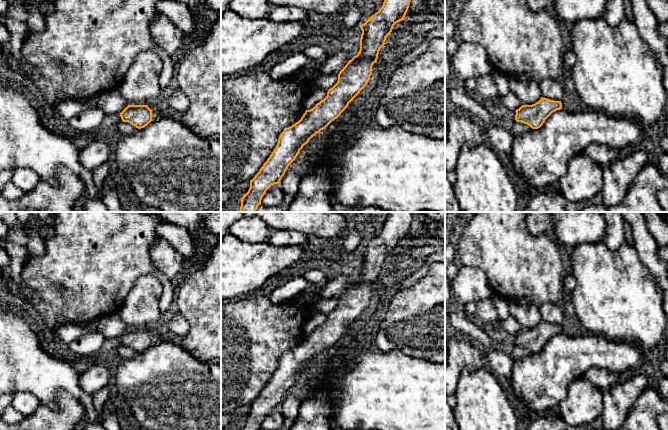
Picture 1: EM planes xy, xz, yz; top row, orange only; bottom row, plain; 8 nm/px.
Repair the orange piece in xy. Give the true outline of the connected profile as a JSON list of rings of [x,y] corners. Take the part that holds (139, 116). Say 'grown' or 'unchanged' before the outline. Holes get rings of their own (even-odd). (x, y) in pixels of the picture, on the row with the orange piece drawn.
unchanged | [[[128,105],[119,114],[123,122],[128,122],[138,129],[144,128],[152,121],[152,110],[148,105]]]

